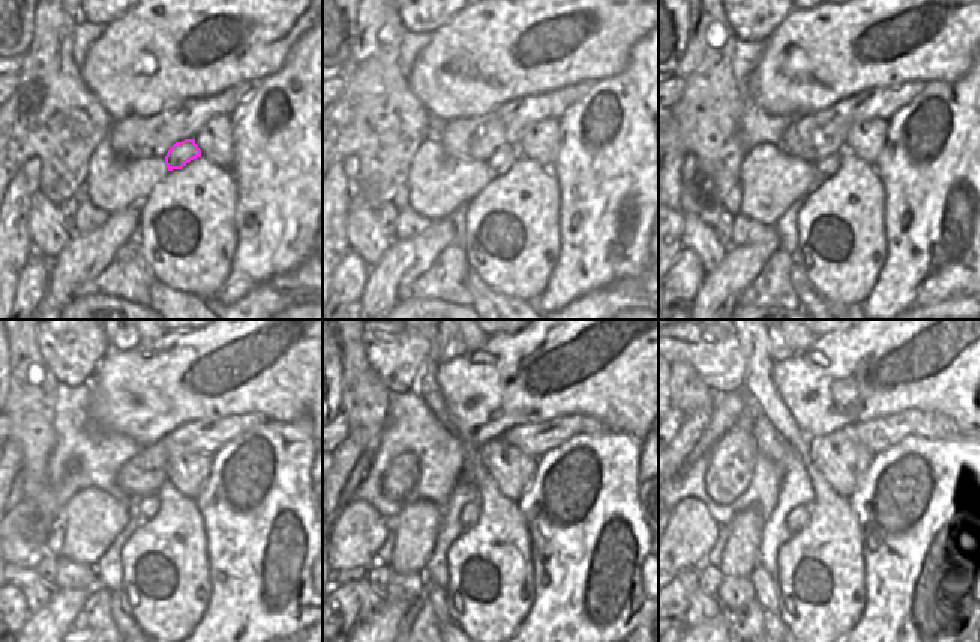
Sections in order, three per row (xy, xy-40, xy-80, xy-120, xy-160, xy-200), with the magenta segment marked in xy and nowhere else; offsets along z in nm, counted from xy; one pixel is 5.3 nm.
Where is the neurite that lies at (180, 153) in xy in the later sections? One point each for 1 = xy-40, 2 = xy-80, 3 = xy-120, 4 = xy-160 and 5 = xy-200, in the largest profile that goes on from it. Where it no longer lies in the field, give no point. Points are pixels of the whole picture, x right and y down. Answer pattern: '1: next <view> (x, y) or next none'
1: next xy-40 (506, 156)
2: next xy-80 (826, 168)
3: next xy-120 (147, 506)
4: next xy-160 (470, 513)
5: next xy-200 (797, 519)

